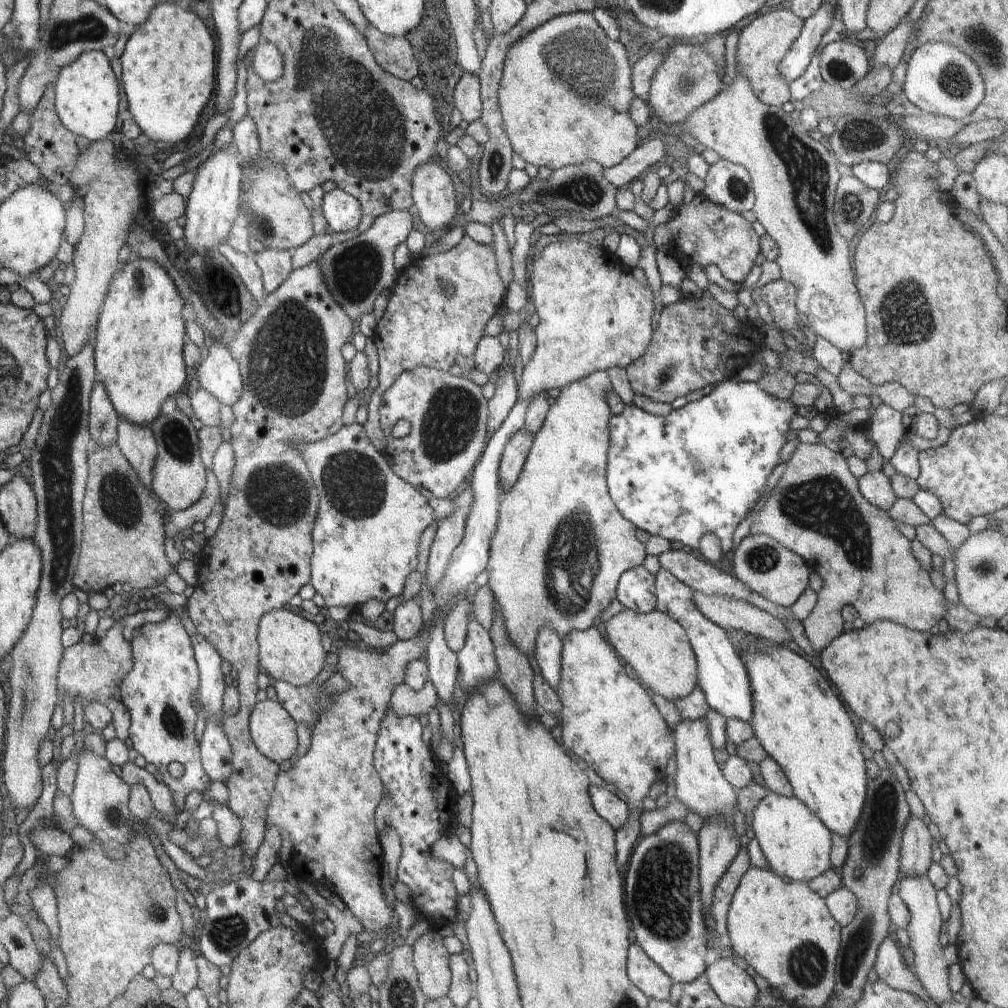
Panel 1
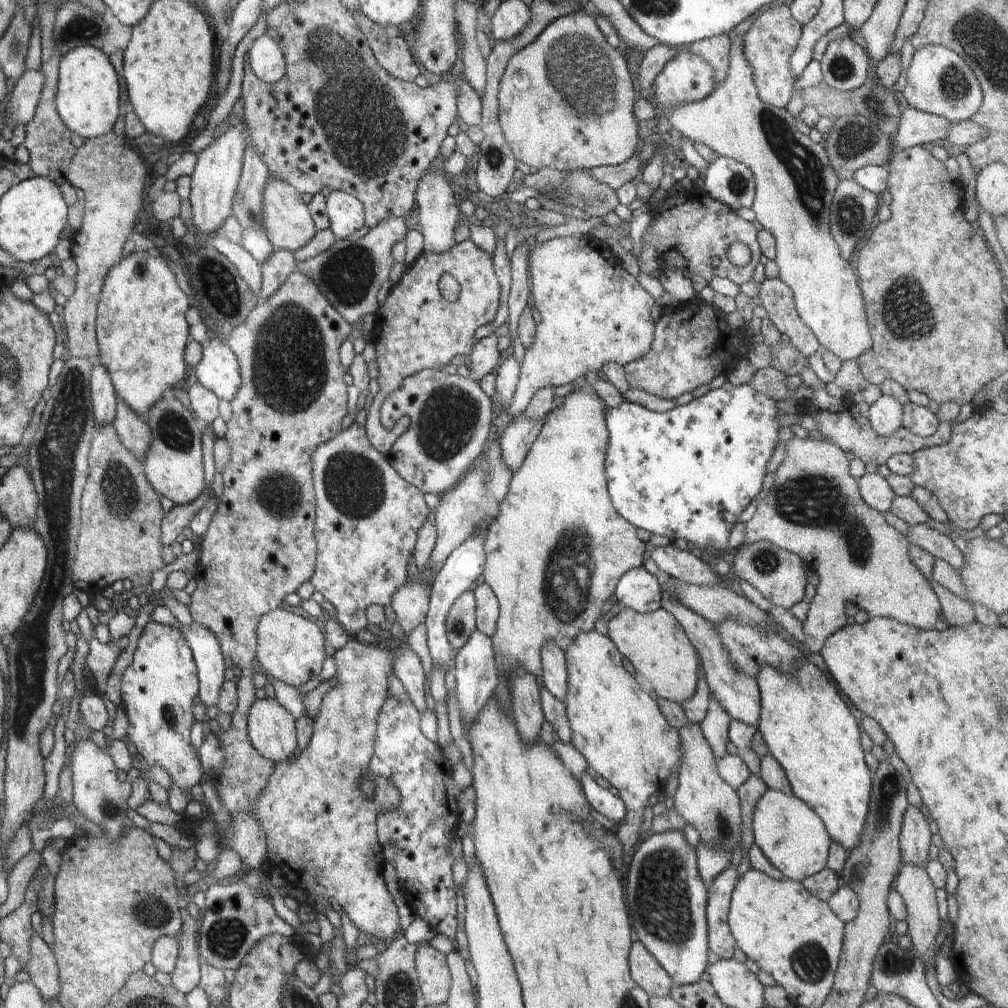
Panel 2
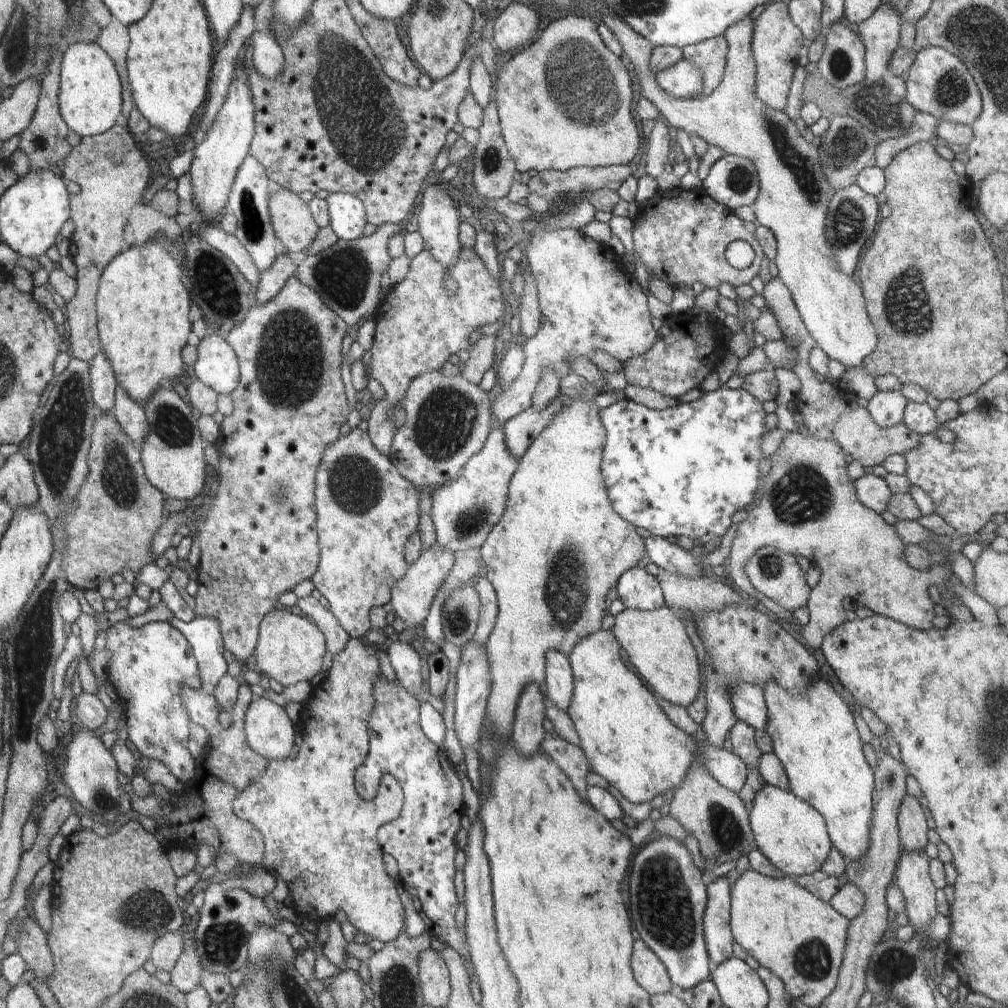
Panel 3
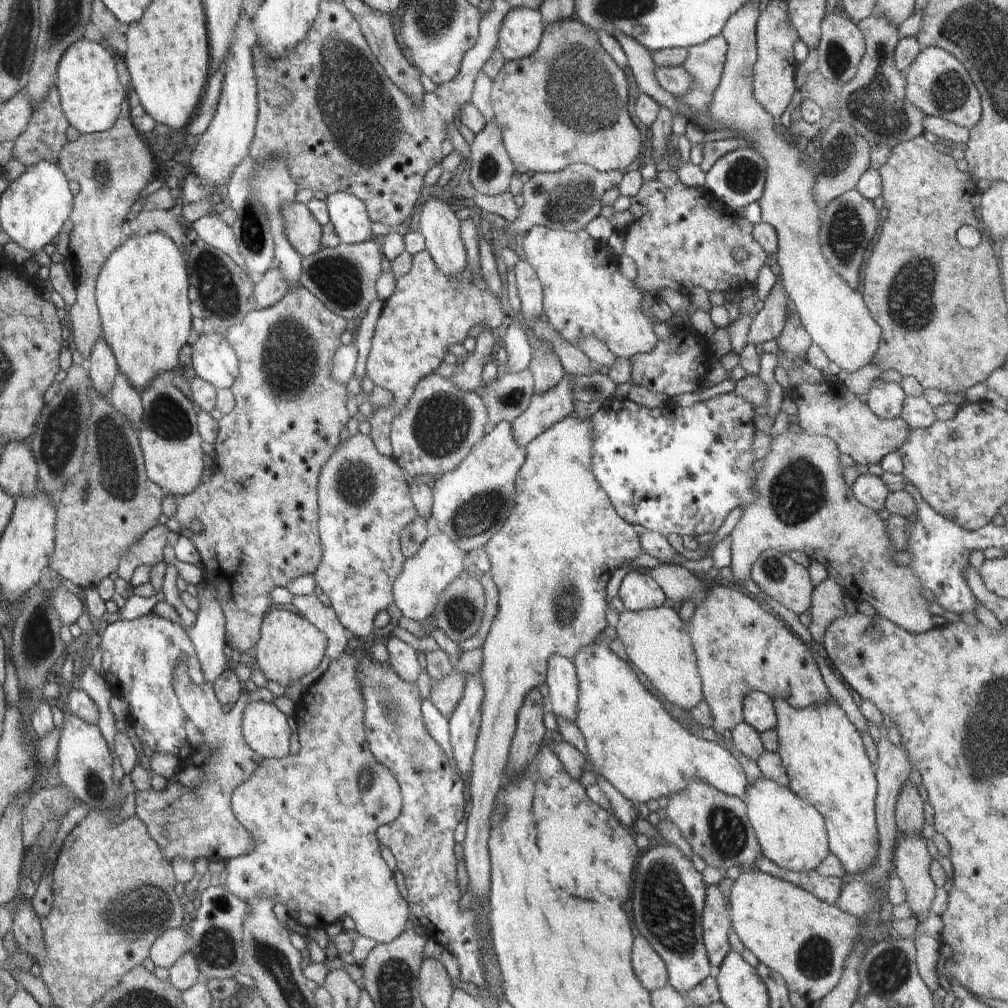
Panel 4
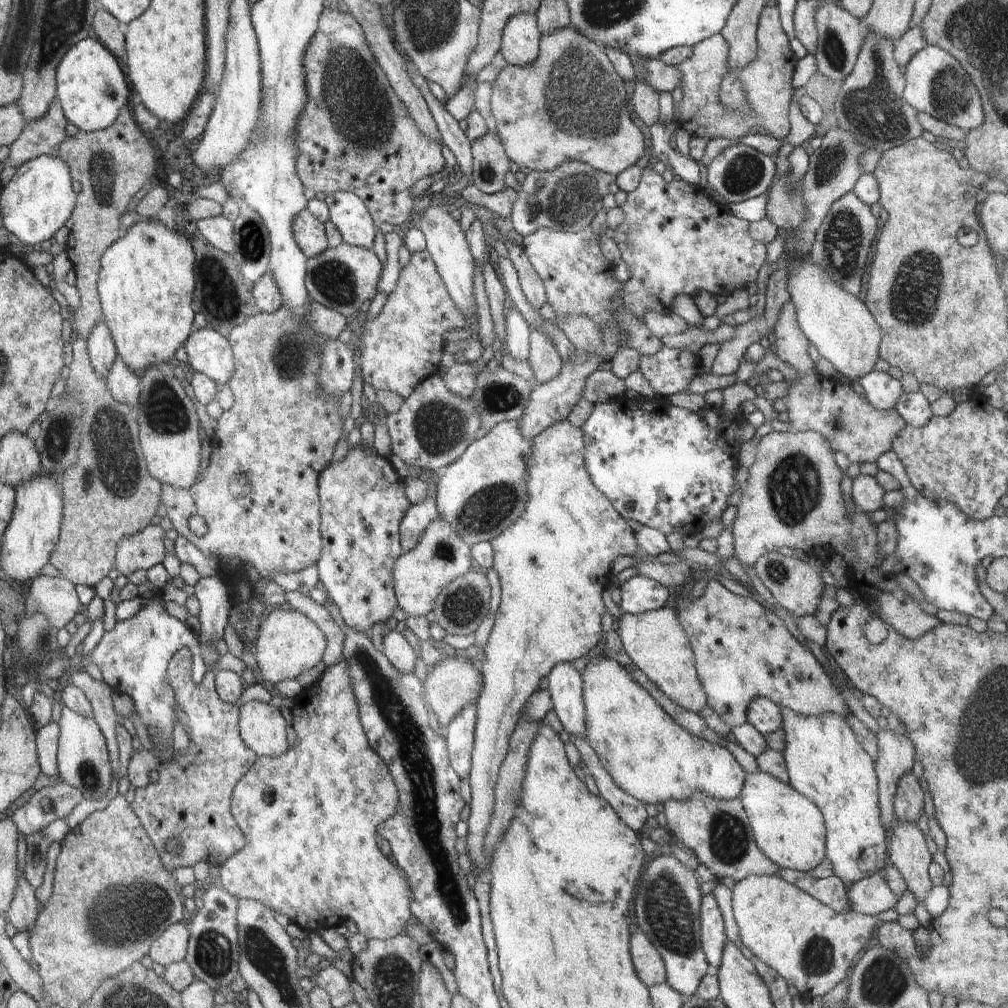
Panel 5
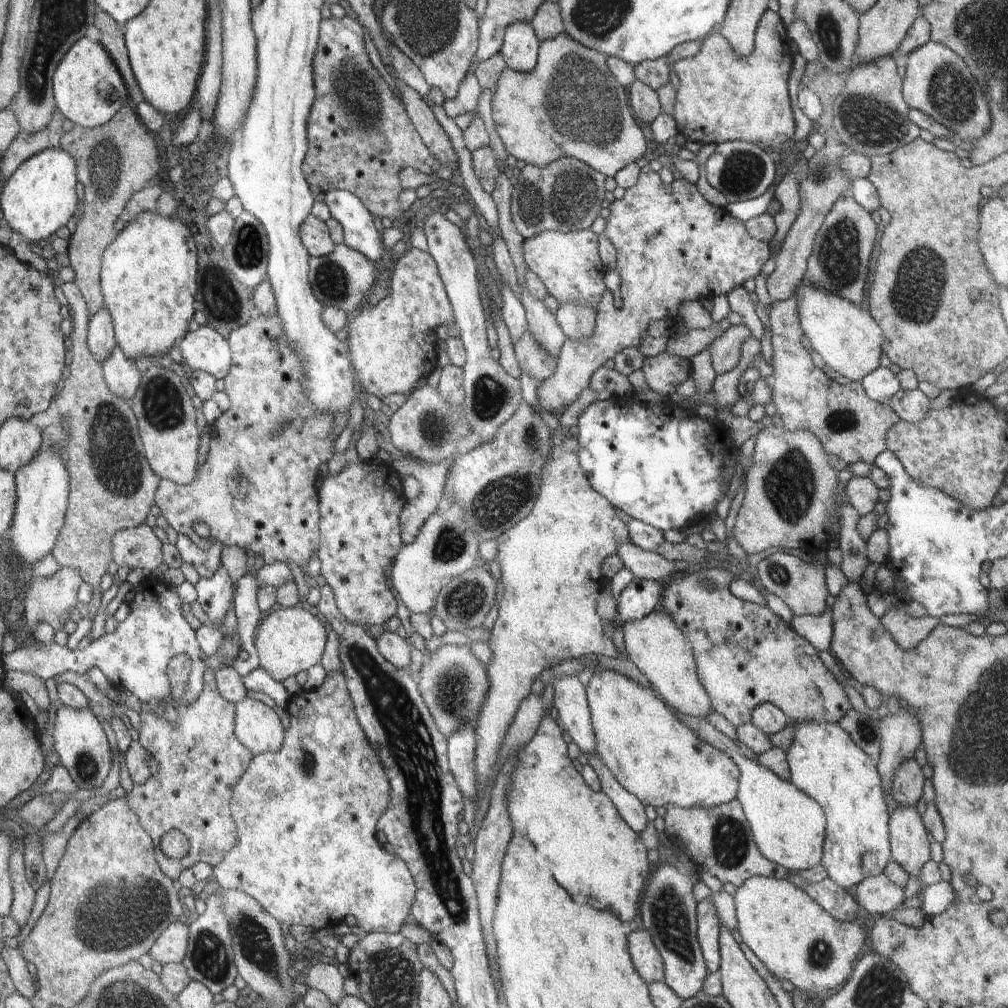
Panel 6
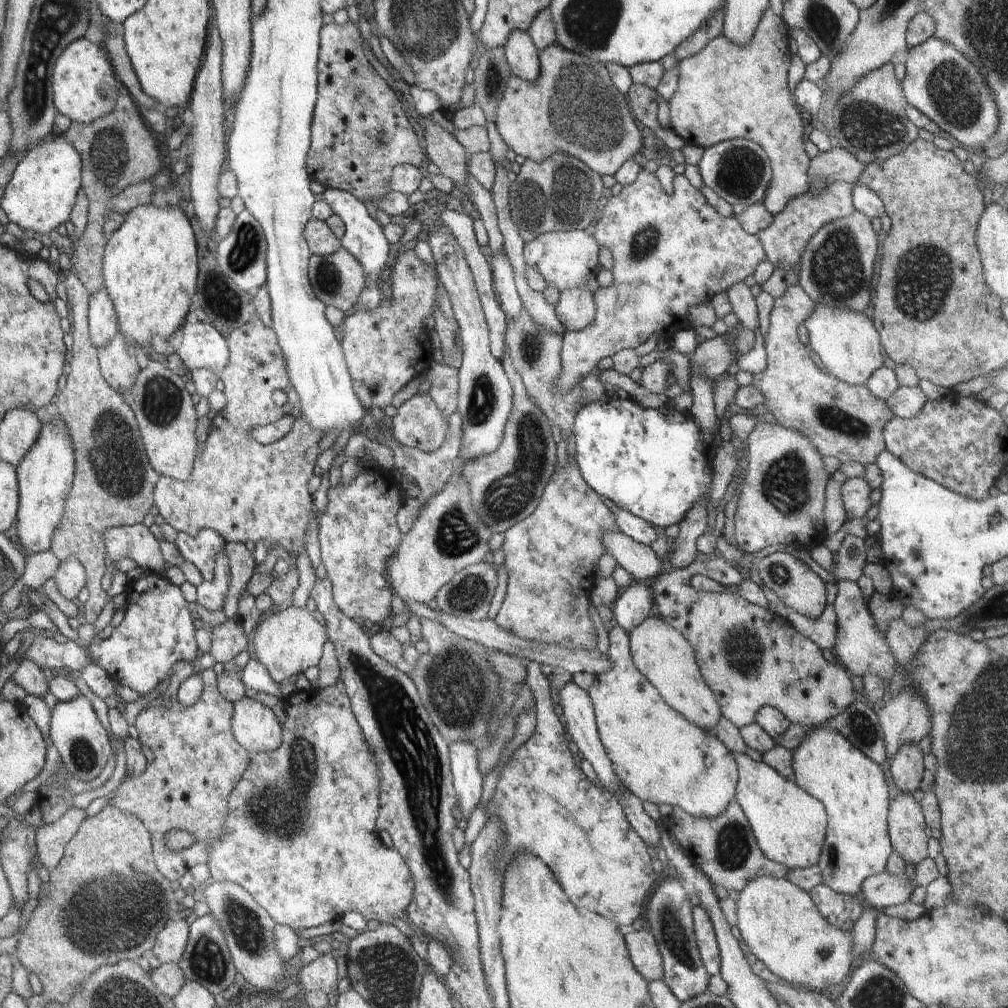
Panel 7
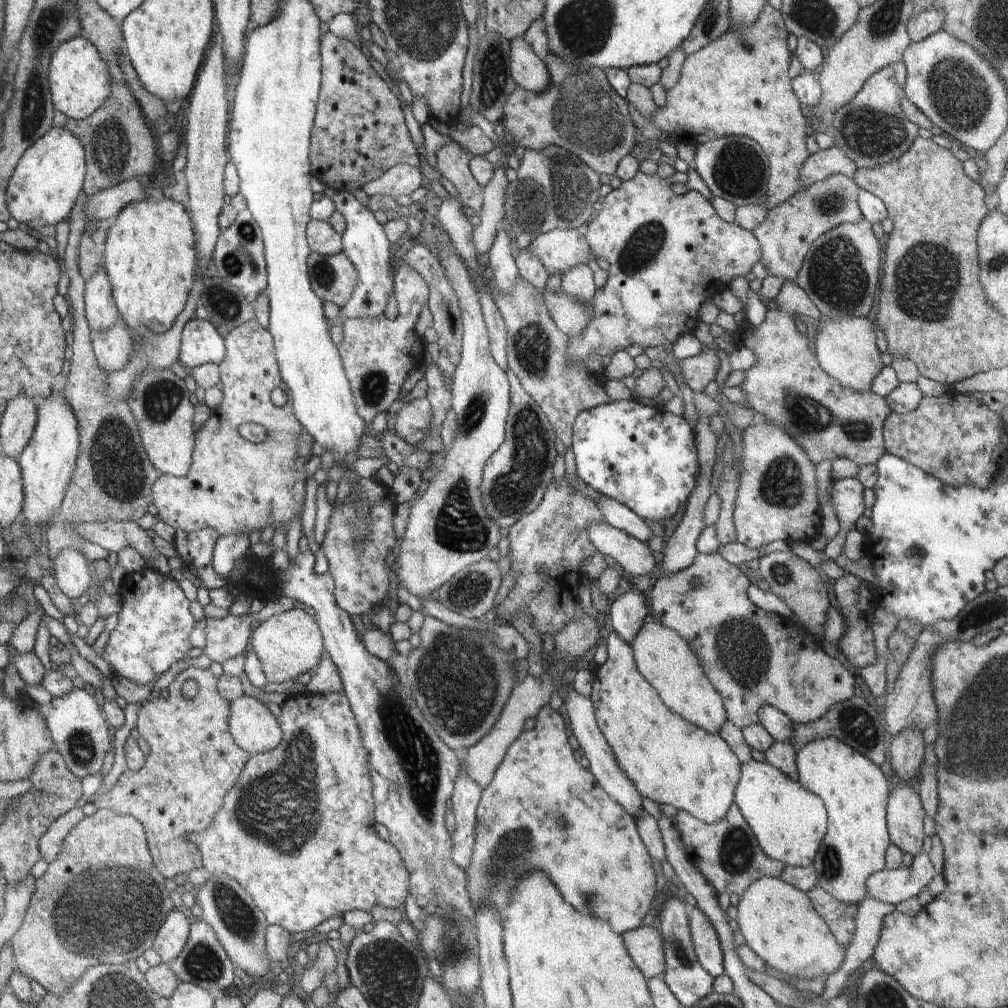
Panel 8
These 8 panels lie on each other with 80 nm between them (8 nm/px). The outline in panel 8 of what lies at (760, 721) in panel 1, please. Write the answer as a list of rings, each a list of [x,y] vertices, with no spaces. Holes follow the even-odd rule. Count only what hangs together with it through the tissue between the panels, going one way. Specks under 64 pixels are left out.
[[[836,737],[811,740],[801,748],[797,747],[796,751],[798,782],[821,798],[828,815],[827,833],[813,862],[817,872],[817,886],[846,904],[856,905],[868,896],[866,879],[885,868],[885,854],[891,843],[887,829],[888,782],[877,764]]]

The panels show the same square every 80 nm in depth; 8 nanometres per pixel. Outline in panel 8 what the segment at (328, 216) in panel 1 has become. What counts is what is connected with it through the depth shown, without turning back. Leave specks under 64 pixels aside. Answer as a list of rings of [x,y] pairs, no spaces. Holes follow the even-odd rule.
[[[326,186],[324,197],[330,198],[335,210],[344,215],[346,229],[341,236],[342,252],[353,262],[357,270],[357,285],[347,303],[341,308],[343,314],[330,320],[330,336],[336,346],[343,339],[343,322],[346,319],[369,319],[384,315],[388,296],[393,292],[393,274],[390,272],[390,244],[384,227],[376,221],[372,211],[363,206],[350,191],[341,191]]]

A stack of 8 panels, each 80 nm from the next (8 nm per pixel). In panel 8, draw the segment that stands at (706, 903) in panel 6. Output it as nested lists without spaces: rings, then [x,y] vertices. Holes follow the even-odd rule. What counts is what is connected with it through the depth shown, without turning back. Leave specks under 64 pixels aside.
[[[686,902],[685,911],[689,918],[692,940],[697,959],[710,976],[725,974],[723,952],[715,928],[698,906]]]

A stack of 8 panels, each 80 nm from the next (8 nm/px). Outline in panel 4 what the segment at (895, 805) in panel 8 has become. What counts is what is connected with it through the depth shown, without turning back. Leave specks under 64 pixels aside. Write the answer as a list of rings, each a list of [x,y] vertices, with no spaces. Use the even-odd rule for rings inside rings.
[[[916,835],[900,836],[894,851],[894,872],[902,881],[906,902],[912,914],[928,917],[937,886],[931,877],[929,866],[932,857],[926,848],[927,839]]]

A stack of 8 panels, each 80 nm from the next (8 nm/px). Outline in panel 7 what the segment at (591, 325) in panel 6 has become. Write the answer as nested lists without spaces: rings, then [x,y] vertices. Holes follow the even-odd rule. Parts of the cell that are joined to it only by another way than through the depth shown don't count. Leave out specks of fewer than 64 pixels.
[[[573,288],[560,292],[559,301],[554,307],[566,331],[585,329],[595,315],[595,300],[588,289]]]

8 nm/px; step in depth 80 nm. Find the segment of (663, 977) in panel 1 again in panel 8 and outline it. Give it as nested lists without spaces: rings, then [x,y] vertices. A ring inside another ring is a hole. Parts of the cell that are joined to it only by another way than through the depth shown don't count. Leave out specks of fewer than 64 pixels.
[[[648,925],[622,934],[624,946],[638,970],[648,979],[662,978],[665,954],[662,937],[656,925]]]

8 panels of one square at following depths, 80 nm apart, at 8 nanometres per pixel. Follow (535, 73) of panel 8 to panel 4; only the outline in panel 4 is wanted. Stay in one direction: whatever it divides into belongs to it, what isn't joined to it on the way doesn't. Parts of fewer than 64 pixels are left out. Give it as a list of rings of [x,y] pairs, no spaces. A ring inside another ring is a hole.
[[[512,8],[500,24],[497,50],[508,62],[531,56],[538,49],[543,28],[538,9]]]

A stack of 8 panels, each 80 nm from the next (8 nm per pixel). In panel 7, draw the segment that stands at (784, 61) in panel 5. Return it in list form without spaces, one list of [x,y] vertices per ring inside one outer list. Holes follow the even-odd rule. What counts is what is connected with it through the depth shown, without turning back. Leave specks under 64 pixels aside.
[[[769,7],[765,10],[759,26],[756,27],[754,36],[751,41],[745,46],[741,47],[730,42],[724,36],[714,37],[698,54],[691,57],[686,57],[677,64],[679,69],[677,89],[674,96],[669,100],[670,109],[670,126],[672,130],[683,138],[683,143],[688,145],[696,145],[702,147],[711,147],[712,145],[730,140],[730,139],[748,139],[758,143],[768,155],[771,162],[772,178],[769,184],[768,190],[766,191],[765,197],[762,200],[763,207],[772,215],[776,216],[780,214],[784,207],[788,204],[788,201],[797,197],[798,195],[809,192],[809,164],[811,159],[804,150],[804,143],[802,141],[802,136],[805,132],[809,130],[808,126],[803,123],[800,111],[796,108],[796,102],[794,99],[794,94],[792,94],[789,89],[789,84],[787,81],[787,72],[790,68],[791,55],[789,50],[788,42],[790,28],[784,22],[784,19],[780,15],[776,15],[772,8]]]

